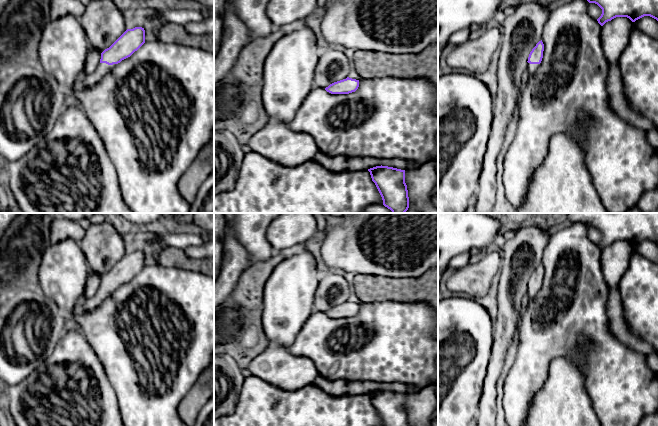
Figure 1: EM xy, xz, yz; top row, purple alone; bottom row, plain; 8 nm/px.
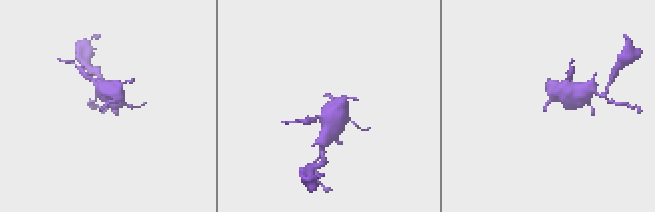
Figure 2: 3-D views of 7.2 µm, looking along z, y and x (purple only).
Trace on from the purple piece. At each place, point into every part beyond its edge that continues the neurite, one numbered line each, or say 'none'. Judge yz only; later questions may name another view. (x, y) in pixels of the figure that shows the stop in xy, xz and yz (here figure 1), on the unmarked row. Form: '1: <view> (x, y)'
1: yz (531, 292)

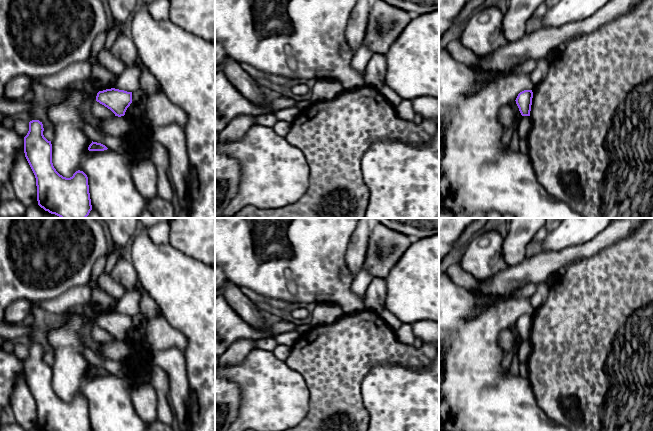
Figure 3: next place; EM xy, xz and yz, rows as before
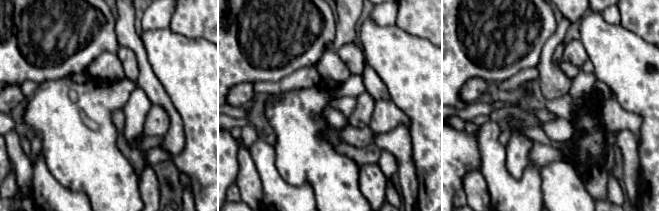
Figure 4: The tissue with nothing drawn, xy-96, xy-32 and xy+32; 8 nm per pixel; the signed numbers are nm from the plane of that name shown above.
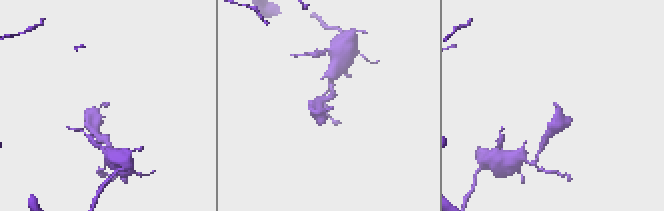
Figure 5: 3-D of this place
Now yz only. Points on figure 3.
none

